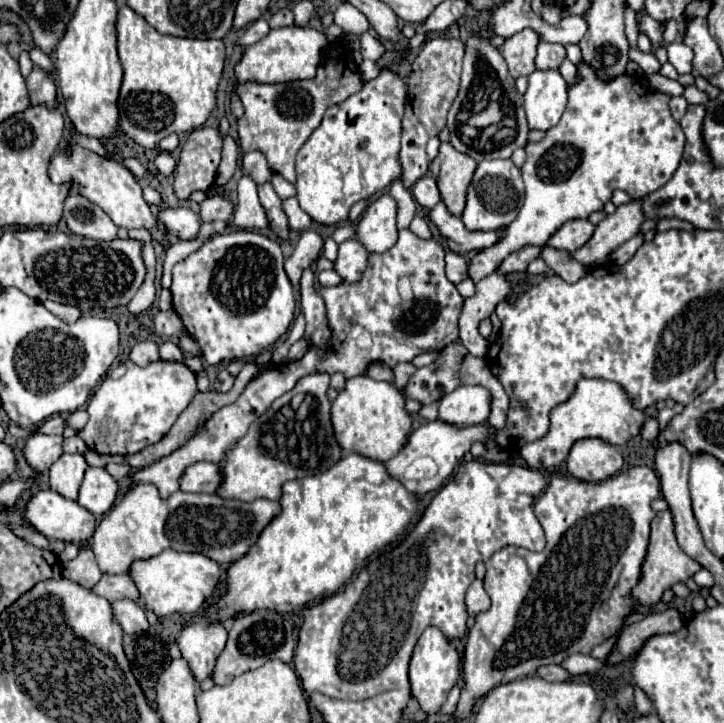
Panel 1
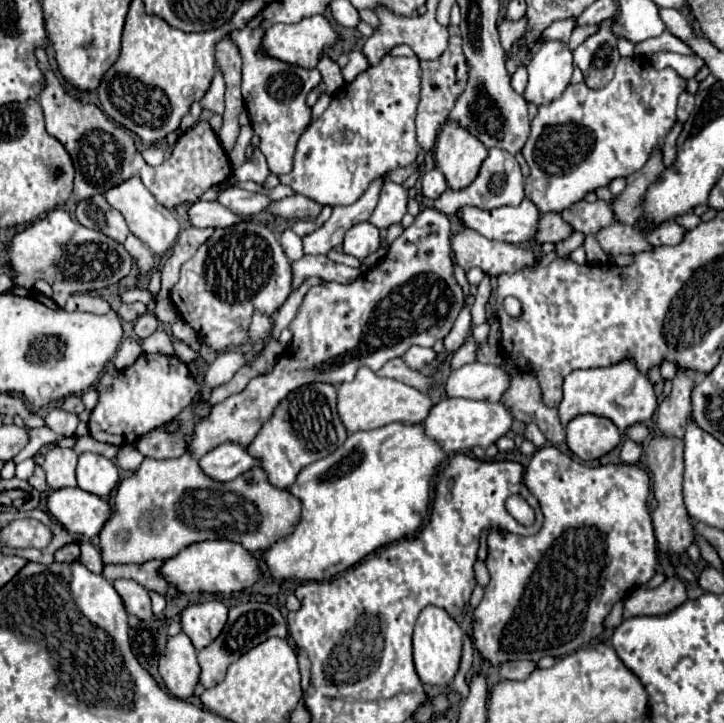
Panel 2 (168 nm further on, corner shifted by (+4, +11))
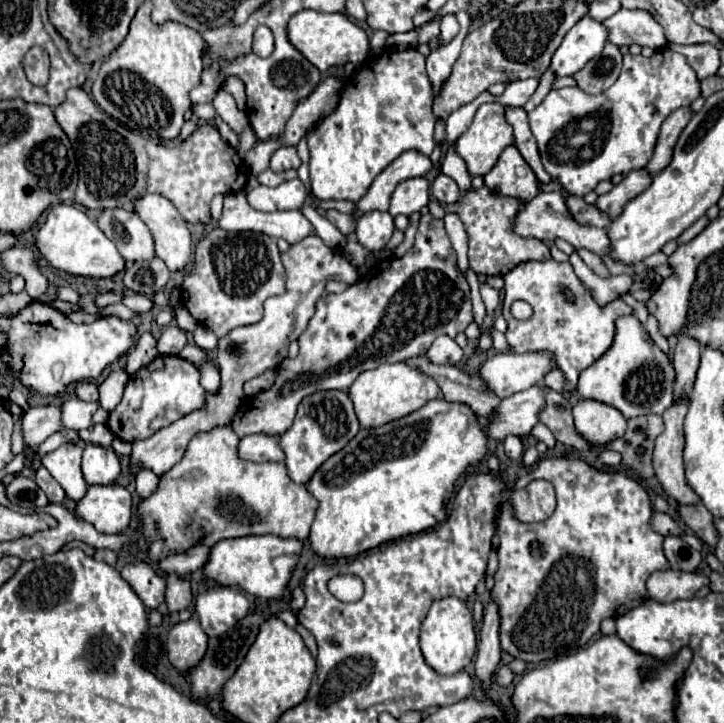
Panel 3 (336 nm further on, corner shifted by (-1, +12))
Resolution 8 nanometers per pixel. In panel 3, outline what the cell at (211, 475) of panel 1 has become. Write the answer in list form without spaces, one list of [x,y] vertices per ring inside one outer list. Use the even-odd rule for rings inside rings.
[[[245,436],[239,440],[239,458],[249,462],[283,462],[283,452],[273,436]]]

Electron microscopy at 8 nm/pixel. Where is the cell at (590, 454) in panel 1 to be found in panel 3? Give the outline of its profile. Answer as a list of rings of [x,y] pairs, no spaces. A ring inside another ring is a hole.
[[[579,400],[577,406],[573,406],[573,418],[577,432],[591,446],[605,446],[627,430],[627,420],[621,412],[597,400]]]

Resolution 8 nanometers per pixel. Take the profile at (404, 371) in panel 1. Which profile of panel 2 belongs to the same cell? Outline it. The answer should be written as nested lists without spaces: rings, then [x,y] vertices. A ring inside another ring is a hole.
[[[412,347],[406,351],[406,355],[402,357],[406,361],[406,365],[410,365],[412,369],[424,369],[426,365],[430,365],[432,361],[436,361],[438,353],[432,347]]]

